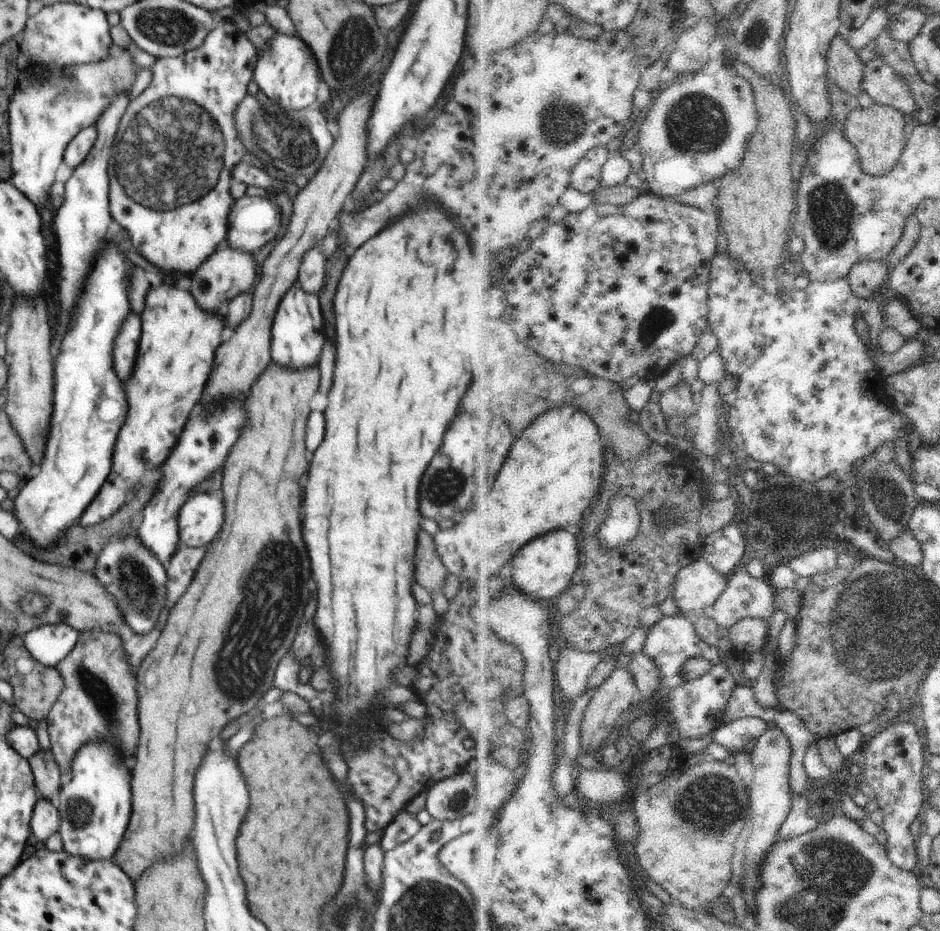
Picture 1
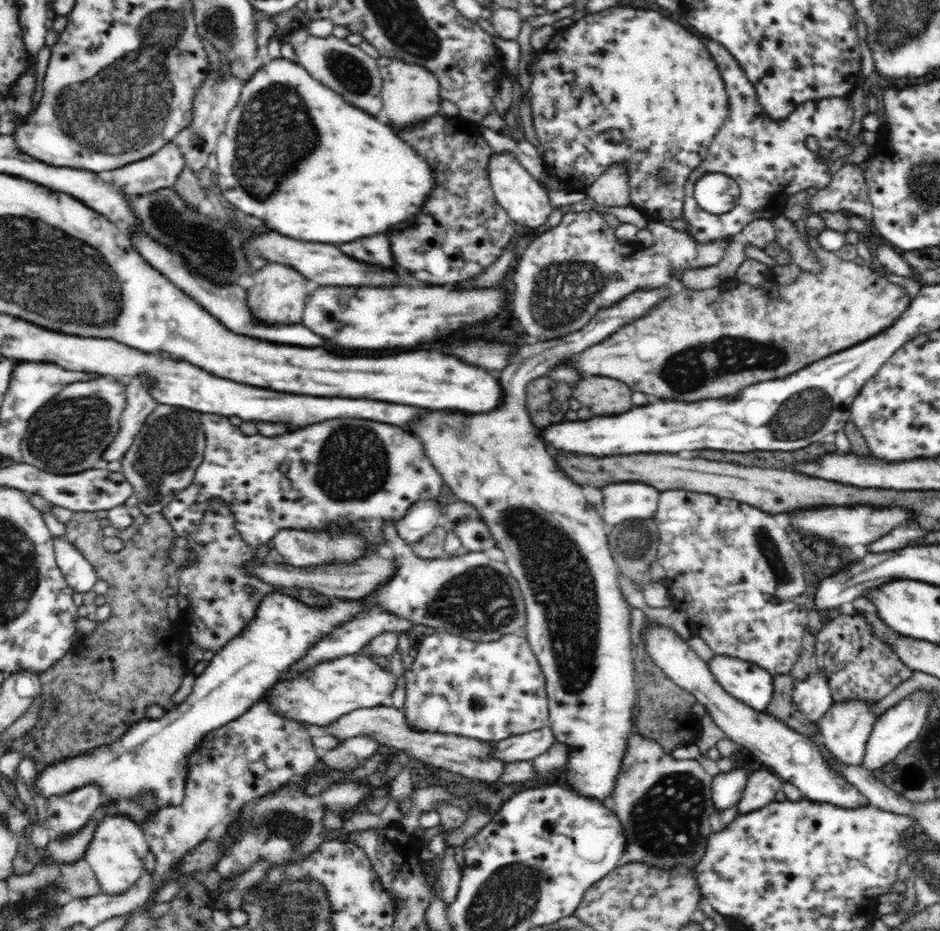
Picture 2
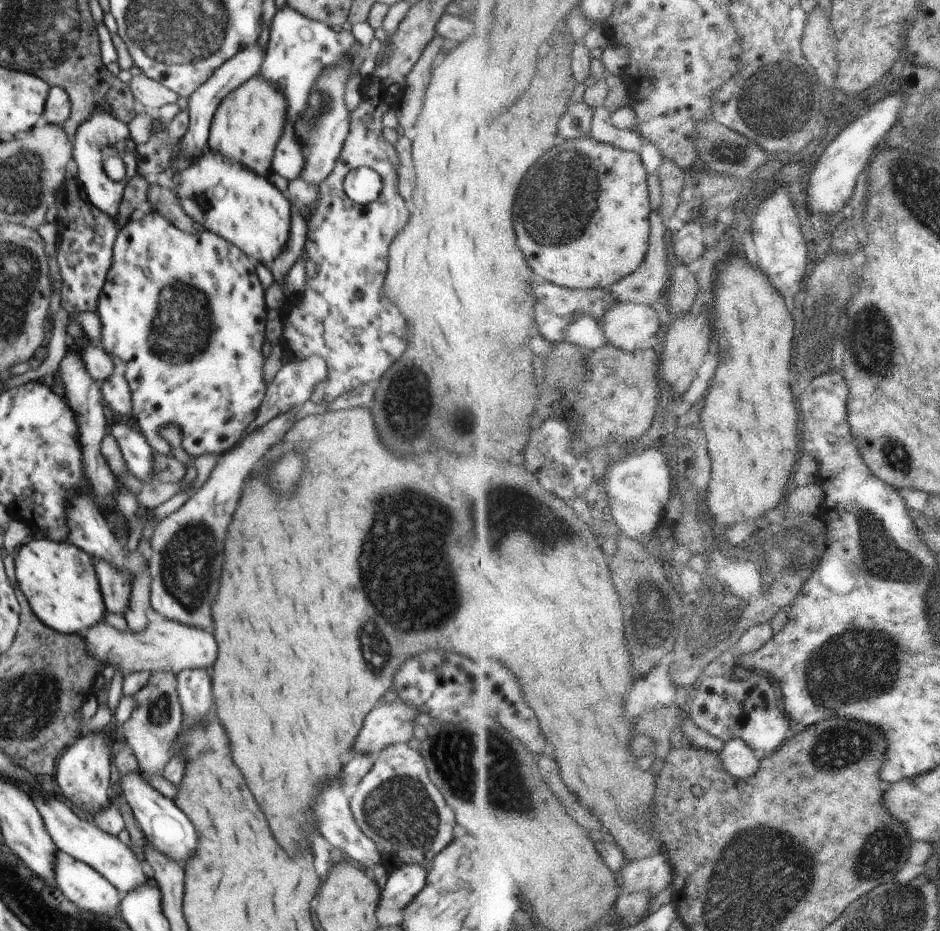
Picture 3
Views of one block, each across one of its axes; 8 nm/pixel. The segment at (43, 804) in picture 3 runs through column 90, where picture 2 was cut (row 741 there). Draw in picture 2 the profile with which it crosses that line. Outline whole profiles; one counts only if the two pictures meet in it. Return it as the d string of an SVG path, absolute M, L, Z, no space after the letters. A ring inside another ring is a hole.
M848 700L835 703L826 714L816 722L820 727L818 740L828 749L832 758L844 765L861 765L866 754L866 746L877 717L871 706L864 700Z

